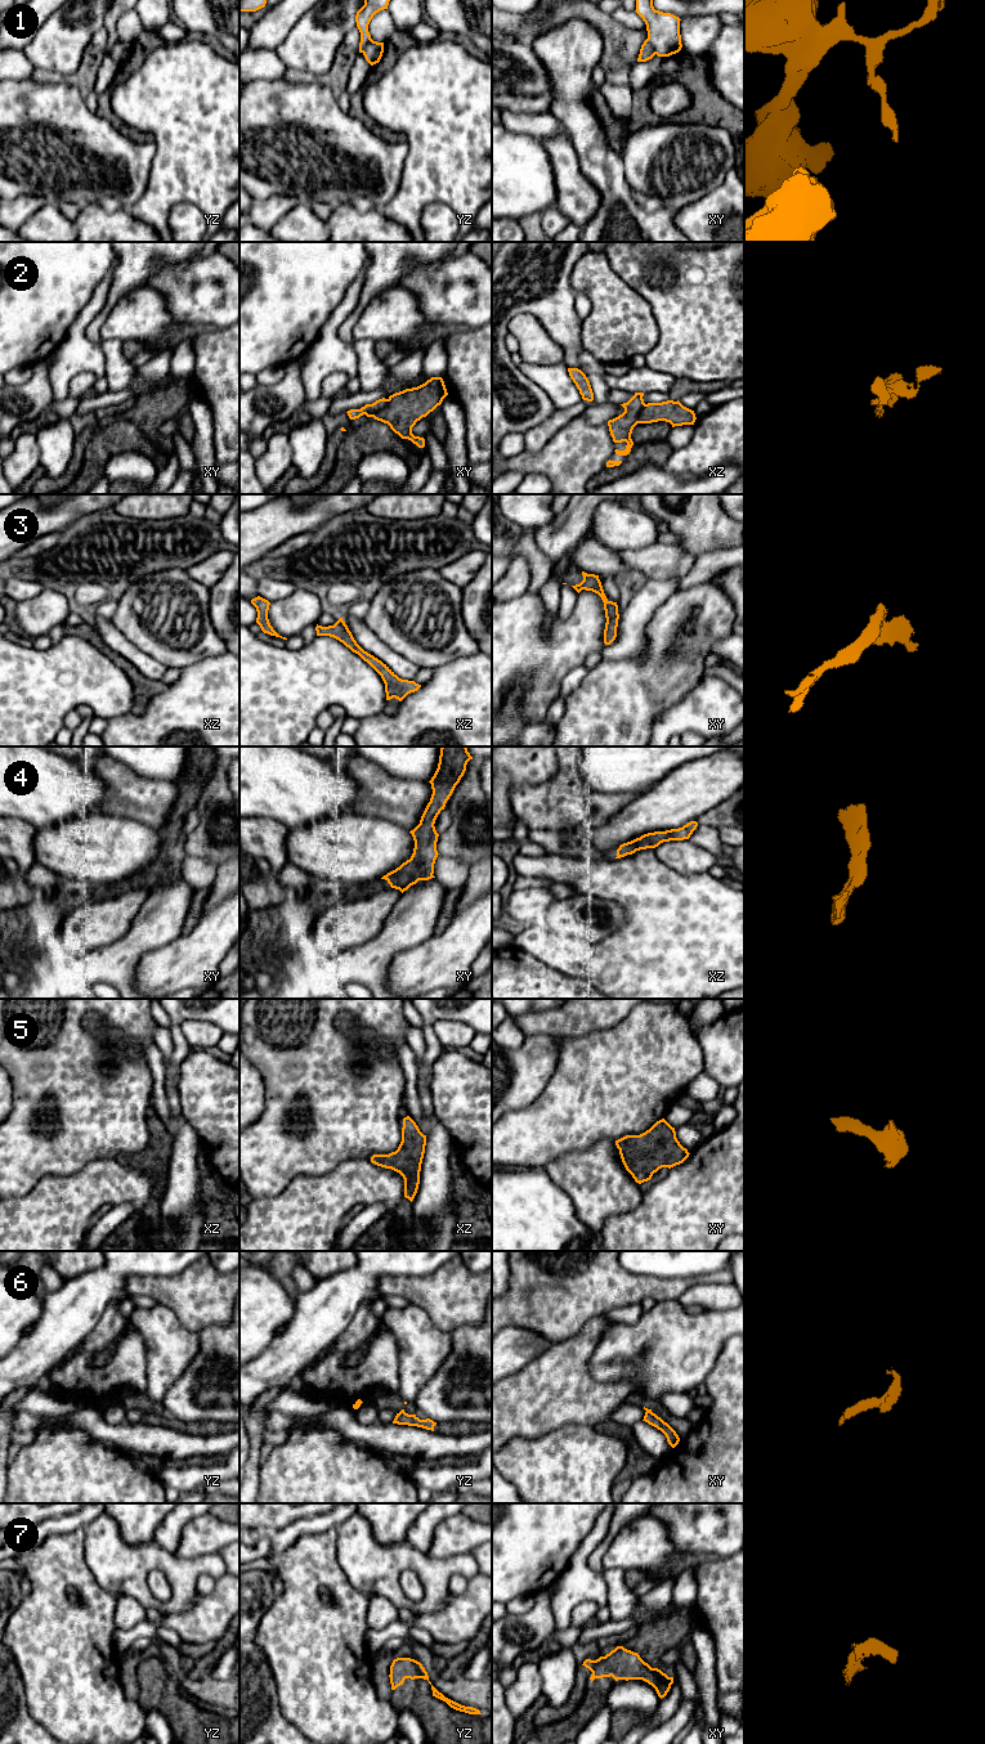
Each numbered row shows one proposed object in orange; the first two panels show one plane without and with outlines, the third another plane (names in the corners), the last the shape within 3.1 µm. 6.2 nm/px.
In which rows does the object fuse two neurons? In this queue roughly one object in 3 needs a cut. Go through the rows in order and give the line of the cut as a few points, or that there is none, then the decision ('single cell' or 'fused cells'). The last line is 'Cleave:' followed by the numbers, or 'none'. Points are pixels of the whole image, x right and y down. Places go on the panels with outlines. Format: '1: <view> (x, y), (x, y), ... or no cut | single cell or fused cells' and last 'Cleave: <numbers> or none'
1: xy (647, 39), (656, 53) | fused cells
2: xy (388, 399), (388, 403), (371, 416) | fused cells
3: no cut | single cell
4: no cut | single cell
5: no cut | single cell
6: xy (647, 1411), (650, 1412) | fused cells
7: yz (415, 1660), (416, 1675), (412, 1679) | fused cells
Cleave: 1, 2, 6, 7

